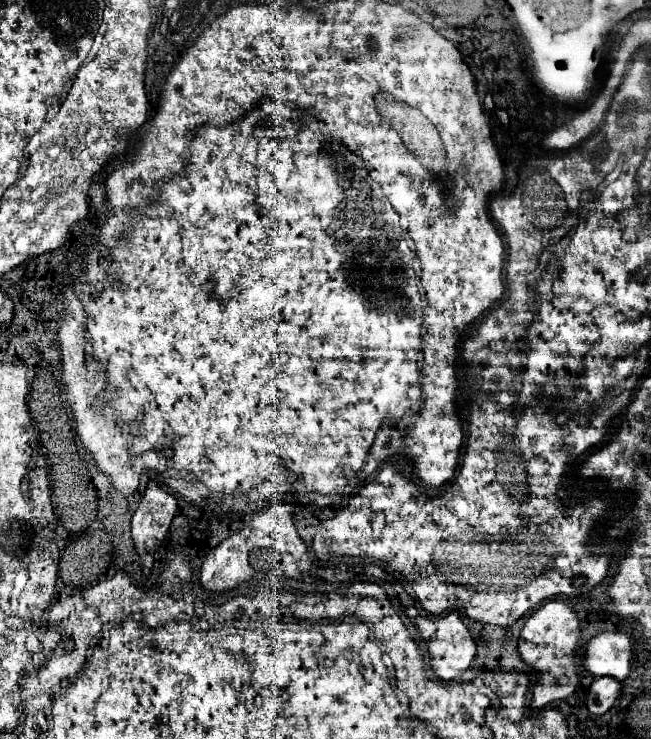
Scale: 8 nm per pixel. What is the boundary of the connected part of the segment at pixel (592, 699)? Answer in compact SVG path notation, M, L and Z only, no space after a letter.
M595 678L587 690L585 706L593 714L605 714L621 692L621 684L613 678Z

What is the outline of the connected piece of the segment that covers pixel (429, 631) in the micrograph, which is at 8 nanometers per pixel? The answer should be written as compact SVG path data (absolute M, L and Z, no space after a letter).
M449 612L443 618L429 618L429 616L415 616L411 618L413 624L417 626L421 638L427 642L427 650L431 656L431 668L435 670L437 678L443 682L449 682L457 678L461 672L465 672L475 656L475 640L471 638L469 630L465 628L461 616L457 612Z

